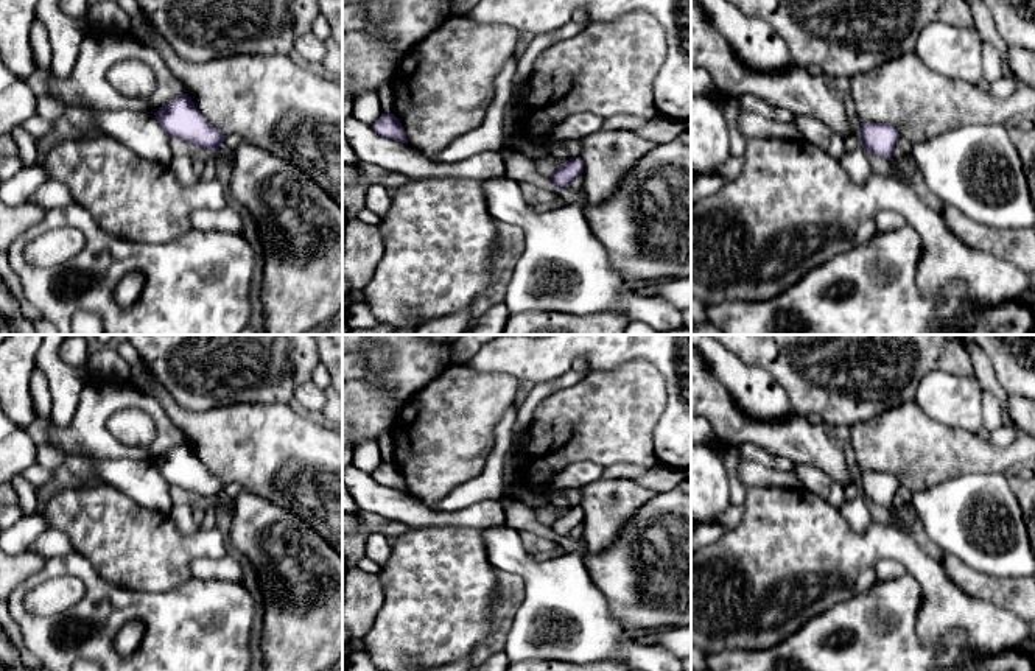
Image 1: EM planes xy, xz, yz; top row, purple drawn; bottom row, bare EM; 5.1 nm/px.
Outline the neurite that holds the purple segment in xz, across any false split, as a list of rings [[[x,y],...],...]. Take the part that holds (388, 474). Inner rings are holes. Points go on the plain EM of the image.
[[[381,462],[381,465],[370,476],[381,486],[408,492],[405,476],[394,462]]]

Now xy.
[[[187,442],[173,447],[154,464],[170,486],[210,501],[224,494],[223,481],[207,470]]]

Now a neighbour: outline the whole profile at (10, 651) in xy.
[[[0,624],[0,671],[31,671],[22,662],[22,648]]]

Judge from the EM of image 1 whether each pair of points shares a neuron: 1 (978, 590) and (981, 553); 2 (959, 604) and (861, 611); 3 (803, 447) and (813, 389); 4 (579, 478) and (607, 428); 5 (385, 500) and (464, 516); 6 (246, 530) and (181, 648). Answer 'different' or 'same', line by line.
1: different
2: different
3: different
4: different
5: same
6: different

